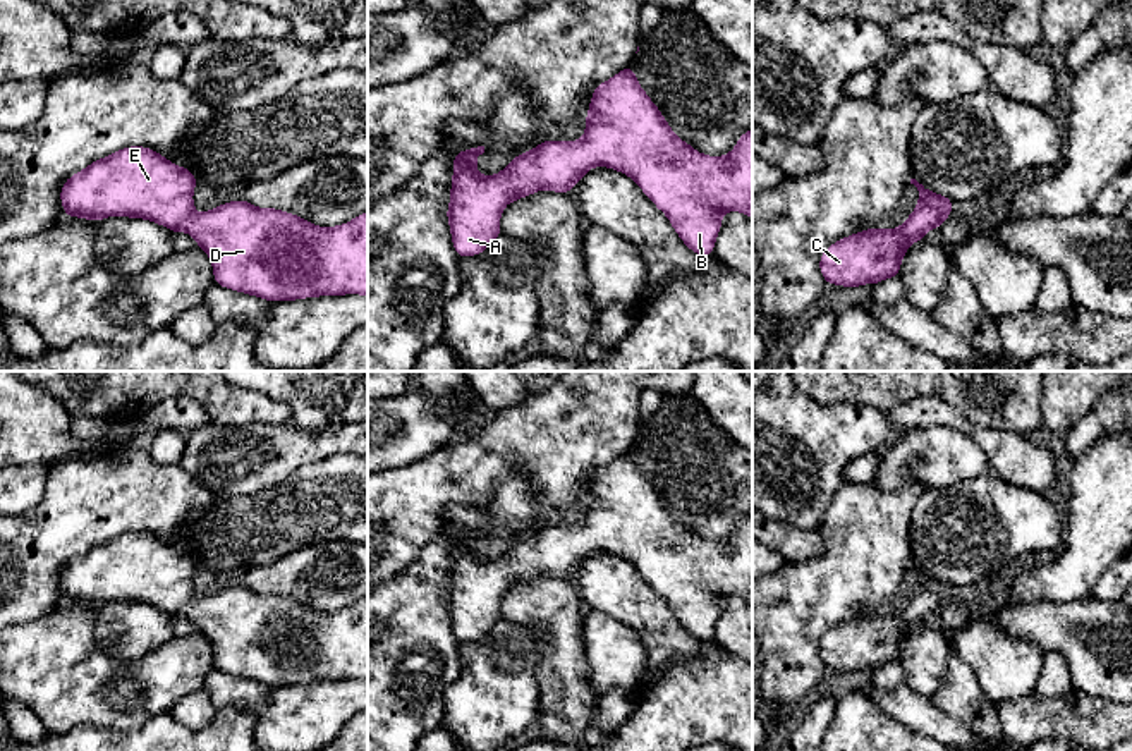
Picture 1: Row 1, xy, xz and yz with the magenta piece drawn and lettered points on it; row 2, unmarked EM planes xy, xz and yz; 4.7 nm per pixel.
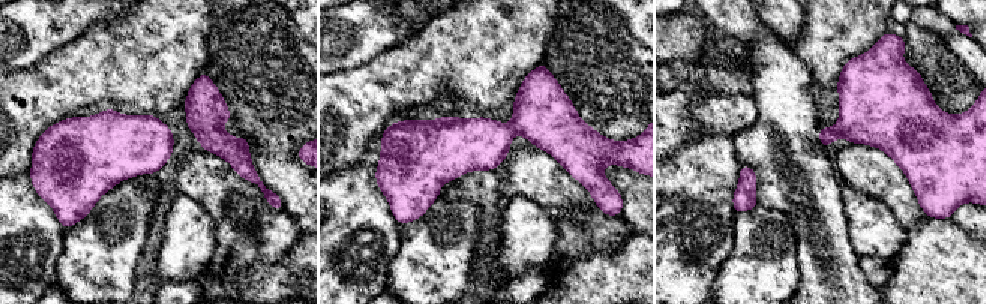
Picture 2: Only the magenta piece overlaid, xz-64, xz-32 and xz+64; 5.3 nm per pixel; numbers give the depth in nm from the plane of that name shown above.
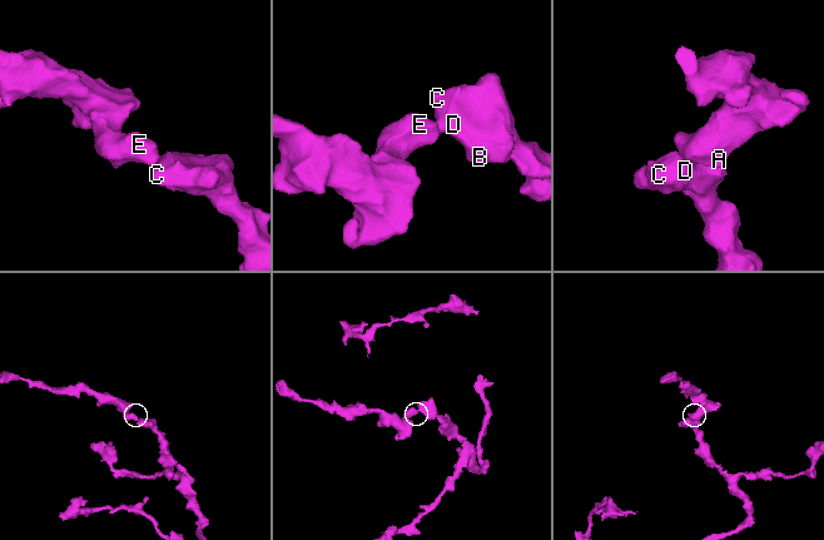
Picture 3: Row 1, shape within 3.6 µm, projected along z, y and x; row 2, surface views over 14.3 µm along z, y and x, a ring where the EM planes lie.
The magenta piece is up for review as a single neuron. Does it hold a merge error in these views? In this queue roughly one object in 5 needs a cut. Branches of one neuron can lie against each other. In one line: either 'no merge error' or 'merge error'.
no merge error

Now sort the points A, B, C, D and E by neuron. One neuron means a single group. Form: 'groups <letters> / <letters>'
groups A B C D E

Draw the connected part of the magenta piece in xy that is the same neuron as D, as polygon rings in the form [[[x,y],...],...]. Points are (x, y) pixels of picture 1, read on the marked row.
[[[129,146],[94,160],[84,170],[70,175],[60,189],[60,201],[65,217],[93,222],[107,217],[144,218],[170,232],[191,234],[201,251],[210,256],[216,285],[230,290],[273,302],[347,294],[368,297],[368,211],[337,227],[318,227],[289,211],[258,208],[239,198],[199,215],[192,201],[196,184],[198,179],[189,168],[172,163],[151,148]]]

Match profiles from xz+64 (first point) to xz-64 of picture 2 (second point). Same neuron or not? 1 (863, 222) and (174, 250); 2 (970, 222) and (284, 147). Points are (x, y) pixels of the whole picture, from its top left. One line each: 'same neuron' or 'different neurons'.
1: same neuron
2: same neuron

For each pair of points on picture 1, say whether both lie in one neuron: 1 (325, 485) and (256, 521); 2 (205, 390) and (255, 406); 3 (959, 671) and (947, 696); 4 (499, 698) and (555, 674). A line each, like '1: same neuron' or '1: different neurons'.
1: same neuron
2: same neuron
3: same neuron
4: different neurons

